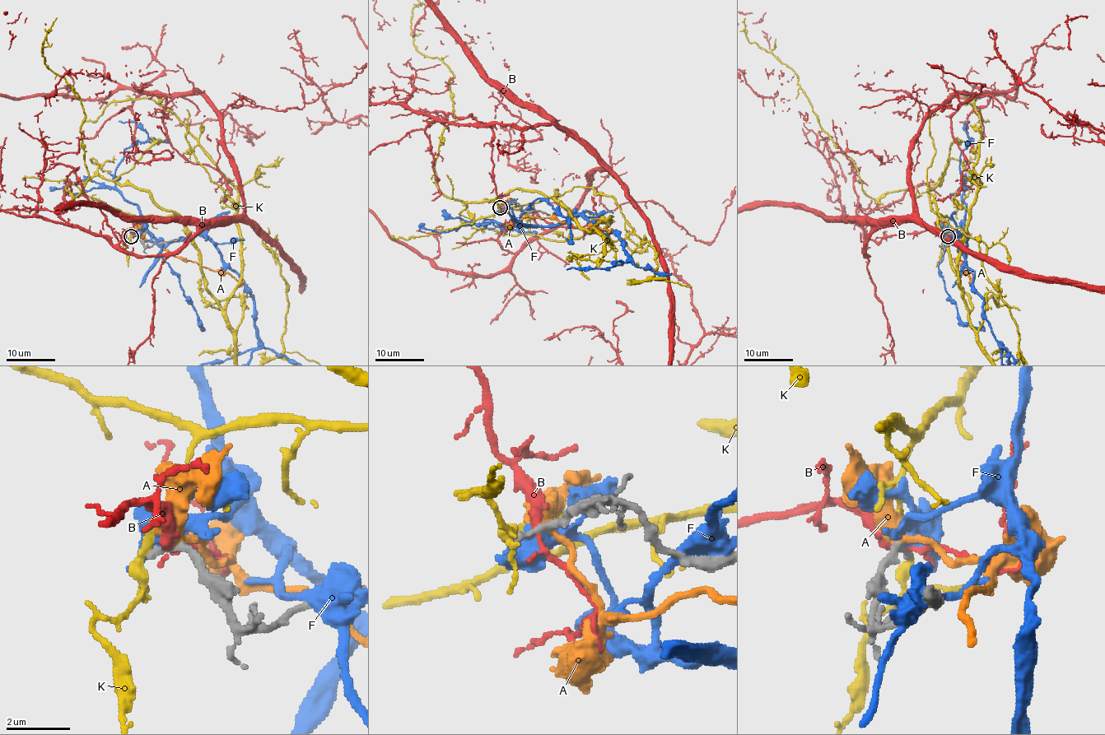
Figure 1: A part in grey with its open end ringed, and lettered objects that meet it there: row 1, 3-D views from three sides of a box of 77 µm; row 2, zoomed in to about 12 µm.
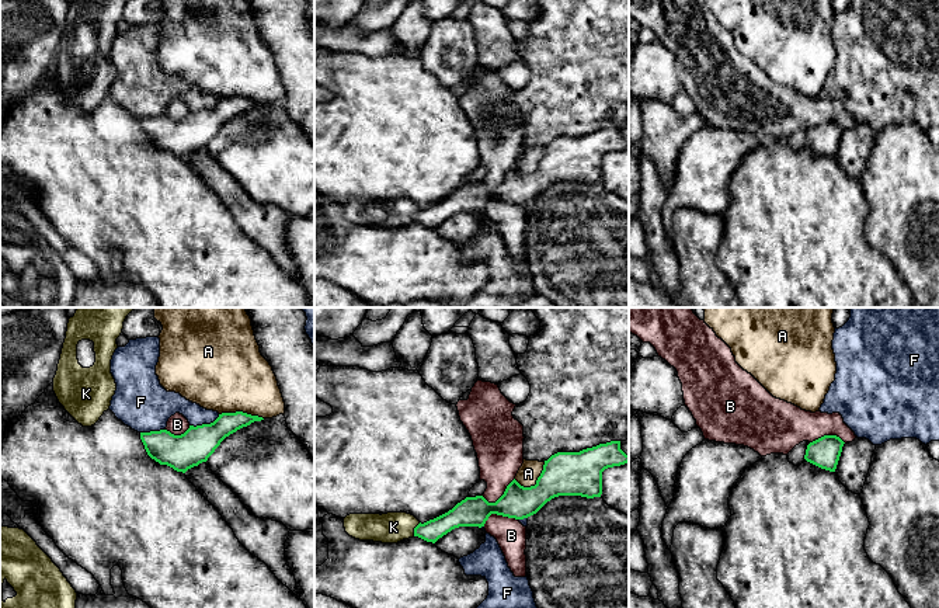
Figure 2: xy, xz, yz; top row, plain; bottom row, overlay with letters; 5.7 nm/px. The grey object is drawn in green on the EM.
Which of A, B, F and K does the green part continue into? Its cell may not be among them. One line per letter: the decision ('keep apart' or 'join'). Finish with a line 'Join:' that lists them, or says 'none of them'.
A: keep apart
B: keep apart
F: keep apart
K: keep apart
Join: none of them

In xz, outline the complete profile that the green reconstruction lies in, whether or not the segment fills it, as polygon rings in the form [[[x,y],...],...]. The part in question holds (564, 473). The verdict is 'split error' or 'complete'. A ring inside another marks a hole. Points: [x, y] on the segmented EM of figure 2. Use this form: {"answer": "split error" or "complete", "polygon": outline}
{"answer": "complete", "polygon": [[[620,441],[599,444],[580,452],[557,452],[545,461],[535,486],[524,487],[515,479],[504,494],[488,503],[483,496],[466,497],[448,513],[418,524],[414,536],[435,543],[459,527],[484,527],[491,514],[524,520],[559,496],[601,497],[602,472],[629,462]]]}

